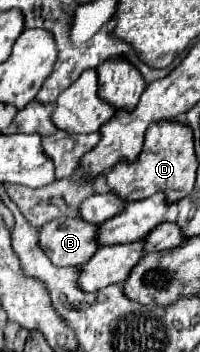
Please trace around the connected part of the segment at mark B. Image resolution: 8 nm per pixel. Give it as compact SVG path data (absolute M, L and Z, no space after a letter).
M57 218L39 230L39 246L55 266L83 266L95 252L95 224L79 218Z

